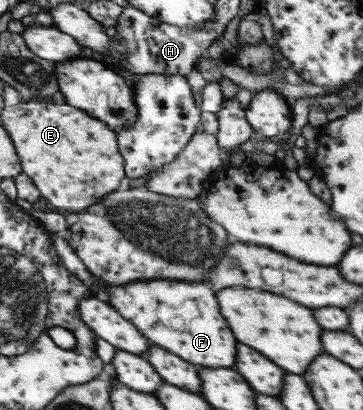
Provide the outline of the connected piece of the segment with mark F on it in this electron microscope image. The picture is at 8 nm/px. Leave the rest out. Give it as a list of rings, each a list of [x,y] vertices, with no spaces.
[[[140,280],[136,285],[110,285],[108,294],[116,310],[128,317],[152,343],[184,357],[185,361],[212,369],[235,369],[236,343],[232,329],[220,313],[217,292],[204,283]]]

